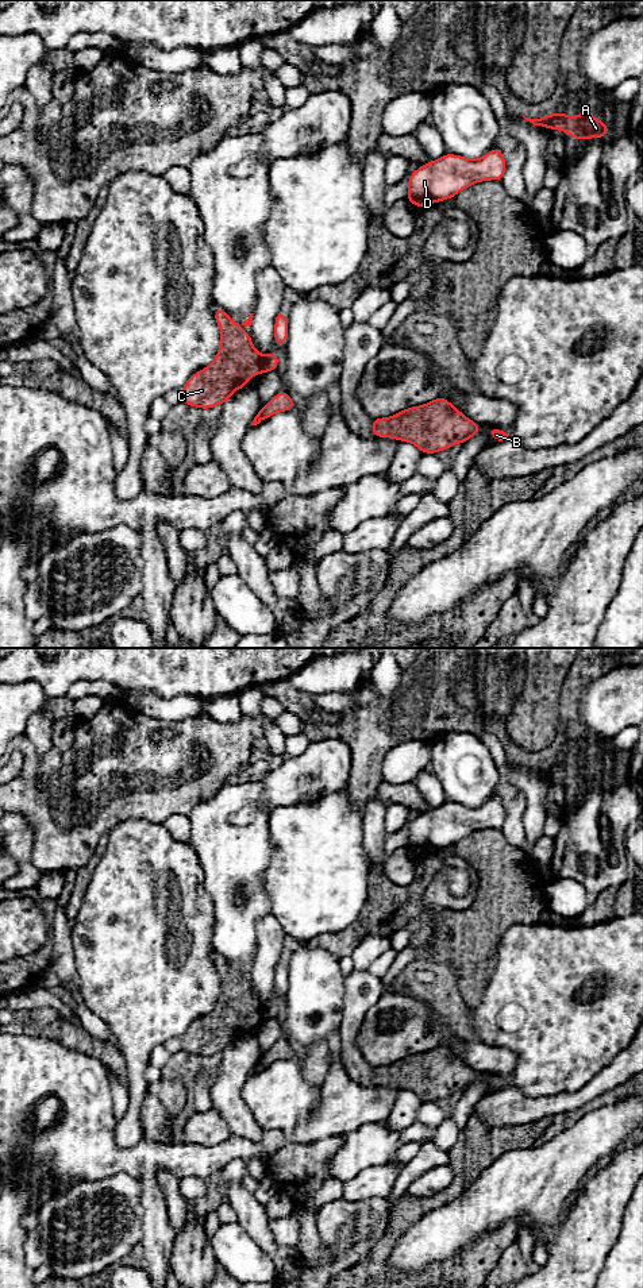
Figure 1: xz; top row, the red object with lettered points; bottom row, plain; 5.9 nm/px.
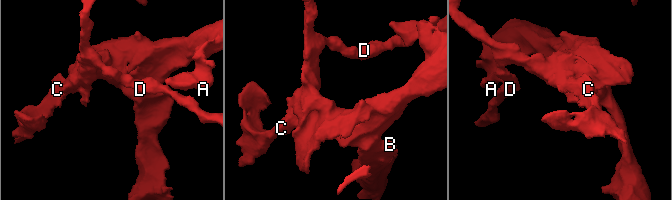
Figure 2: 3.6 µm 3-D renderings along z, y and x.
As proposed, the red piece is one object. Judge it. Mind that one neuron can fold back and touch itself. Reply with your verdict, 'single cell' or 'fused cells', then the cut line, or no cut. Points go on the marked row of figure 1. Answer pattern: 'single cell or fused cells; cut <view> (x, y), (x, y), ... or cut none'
fused cells; cut xz (261, 358), (261, 367), (264, 370)

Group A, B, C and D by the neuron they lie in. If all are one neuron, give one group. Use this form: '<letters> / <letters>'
A B C / D

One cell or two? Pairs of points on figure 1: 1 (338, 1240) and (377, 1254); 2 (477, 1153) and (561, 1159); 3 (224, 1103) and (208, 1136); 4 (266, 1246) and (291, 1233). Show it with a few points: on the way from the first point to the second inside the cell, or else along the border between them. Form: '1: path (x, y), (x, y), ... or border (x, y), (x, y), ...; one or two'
1: border (388, 1225), (370, 1252), (345, 1271); two
2: border (532, 1146), (500, 1155), (478, 1176); two
3: border (212, 1106), (233, 1134); two
4: border (269, 1221), (272, 1238), (281, 1245), (295, 1246); two

